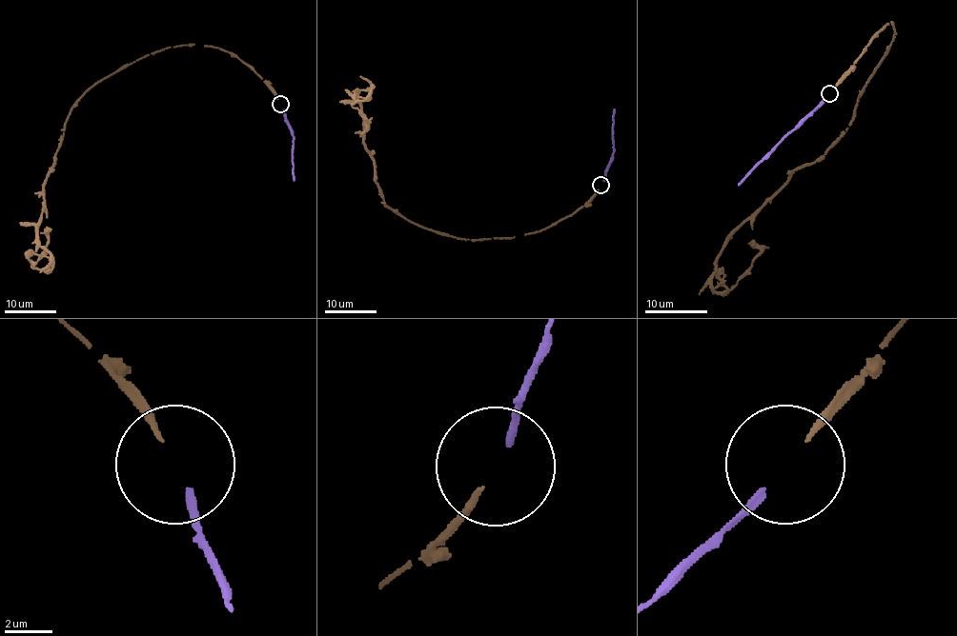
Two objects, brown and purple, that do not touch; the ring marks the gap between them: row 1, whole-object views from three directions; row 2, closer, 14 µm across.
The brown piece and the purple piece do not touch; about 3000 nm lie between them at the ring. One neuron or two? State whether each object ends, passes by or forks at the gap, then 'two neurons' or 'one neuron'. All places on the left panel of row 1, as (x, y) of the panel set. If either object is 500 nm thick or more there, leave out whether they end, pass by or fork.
brown ends; purple ends; one neuron

